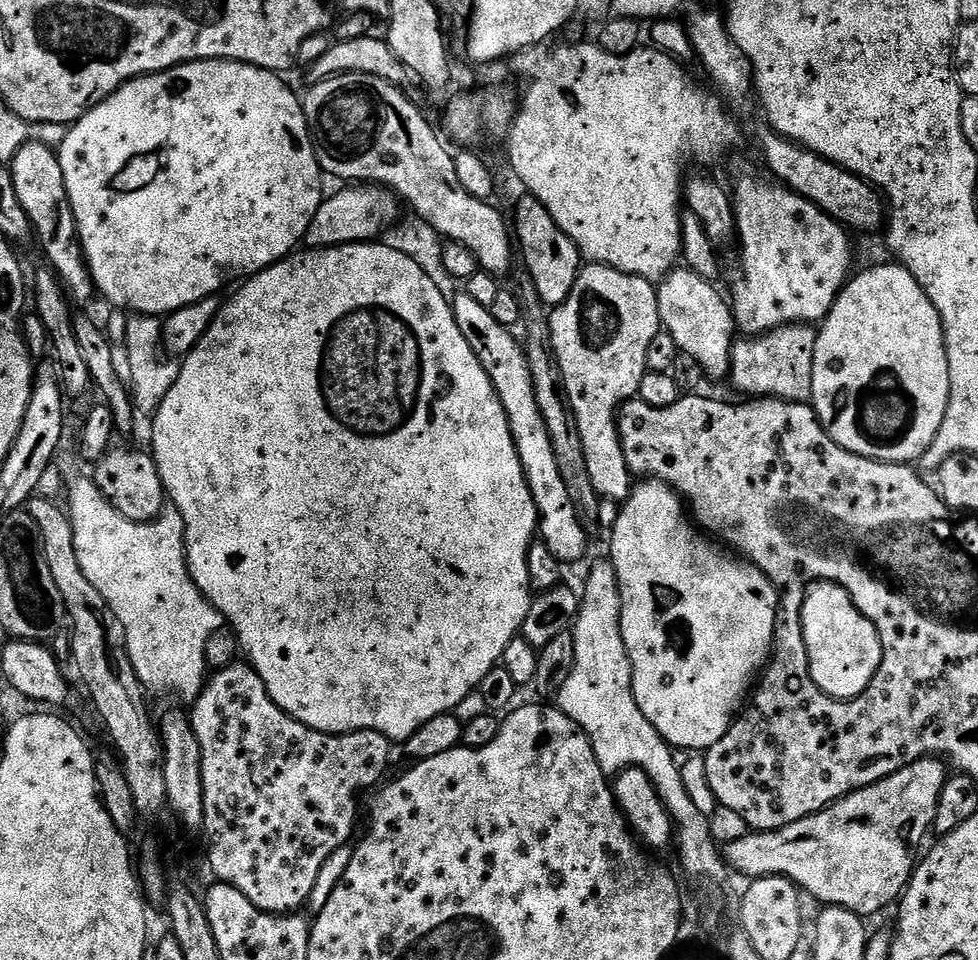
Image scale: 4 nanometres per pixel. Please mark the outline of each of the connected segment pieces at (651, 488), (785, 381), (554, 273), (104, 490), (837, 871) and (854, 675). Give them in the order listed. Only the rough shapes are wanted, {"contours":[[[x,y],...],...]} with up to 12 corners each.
{"contours":[[[676,489],[610,529],[632,693],[667,744],[728,733],[776,587]],[[815,327],[735,341],[728,375],[748,398],[809,403]],[[533,196],[516,204],[514,240],[539,289],[568,293],[576,243]],[[112,446],[94,464],[102,498],[130,522],[166,507],[151,451]],[[918,762],[790,826],[723,845],[876,916],[903,897],[949,775]],[[828,580],[805,592],[808,672],[852,700],[882,660],[877,628]]]}

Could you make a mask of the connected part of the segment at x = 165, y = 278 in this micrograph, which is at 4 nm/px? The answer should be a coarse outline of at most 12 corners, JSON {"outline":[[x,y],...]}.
{"outline":[[191,60],[58,149],[101,297],[164,318],[305,239],[301,97]]}

